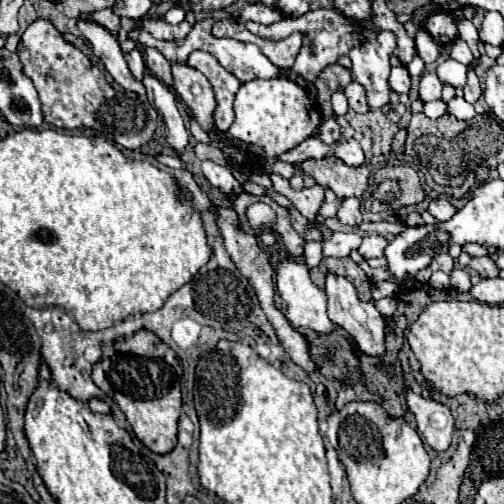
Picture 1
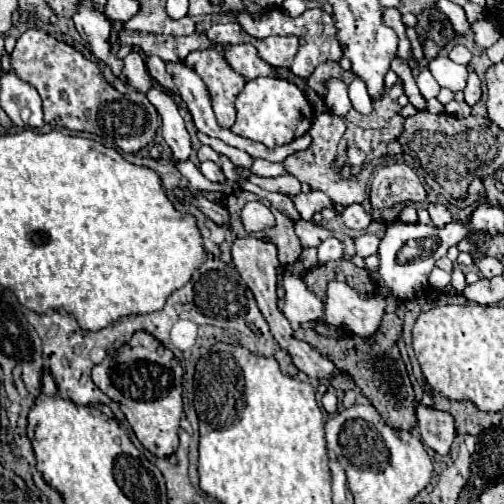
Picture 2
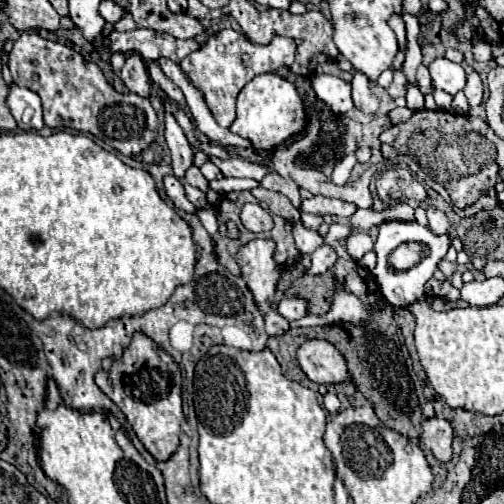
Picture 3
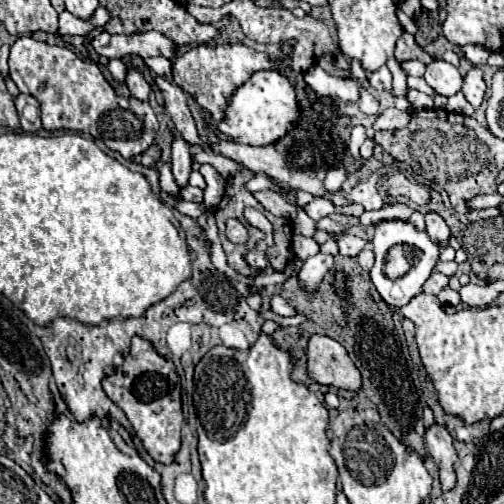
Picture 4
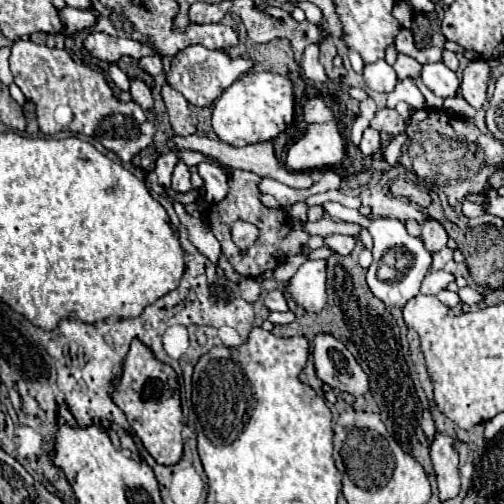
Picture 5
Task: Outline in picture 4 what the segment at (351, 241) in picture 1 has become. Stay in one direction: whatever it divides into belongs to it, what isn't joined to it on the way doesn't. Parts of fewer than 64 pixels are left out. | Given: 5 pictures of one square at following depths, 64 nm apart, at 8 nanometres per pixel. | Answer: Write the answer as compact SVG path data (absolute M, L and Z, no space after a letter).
M316 254L308 260L304 260L304 266L298 272L298 284L306 294L314 294L324 278L324 274L332 266L332 256L328 254Z

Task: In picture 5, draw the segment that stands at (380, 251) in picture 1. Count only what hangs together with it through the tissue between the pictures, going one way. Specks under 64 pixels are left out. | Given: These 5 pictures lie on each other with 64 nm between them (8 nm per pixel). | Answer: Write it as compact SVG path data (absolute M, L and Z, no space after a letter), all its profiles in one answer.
M330 234L324 238L324 244L334 250L336 254L342 254L342 256L348 256L352 252L352 248L356 246L356 238L352 236L342 236L342 234Z

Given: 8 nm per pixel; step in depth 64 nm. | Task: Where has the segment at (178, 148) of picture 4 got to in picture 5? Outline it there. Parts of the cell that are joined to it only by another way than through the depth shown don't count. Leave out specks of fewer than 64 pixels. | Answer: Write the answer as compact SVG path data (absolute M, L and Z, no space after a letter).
M178 162L178 166L174 168L174 176L172 176L172 190L178 194L186 194L192 190L190 184L190 172L188 166L184 162Z

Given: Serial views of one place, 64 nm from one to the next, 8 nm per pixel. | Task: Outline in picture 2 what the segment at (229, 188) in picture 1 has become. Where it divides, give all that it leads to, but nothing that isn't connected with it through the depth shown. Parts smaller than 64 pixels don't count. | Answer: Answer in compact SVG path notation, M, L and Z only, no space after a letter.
M202 162L202 164L200 164L200 172L202 172L208 180L212 180L212 182L224 182L224 180L226 180L222 168L220 168L218 164L214 164L214 162Z

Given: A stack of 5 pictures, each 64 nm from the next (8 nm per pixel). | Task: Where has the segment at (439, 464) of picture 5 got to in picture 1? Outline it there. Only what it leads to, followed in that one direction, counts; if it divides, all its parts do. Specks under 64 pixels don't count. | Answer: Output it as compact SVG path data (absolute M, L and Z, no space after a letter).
M410 388L406 402L410 412L416 416L418 434L422 436L422 440L428 446L432 446L436 452L448 450L454 434L452 412L436 400L426 400L422 396L416 396Z

